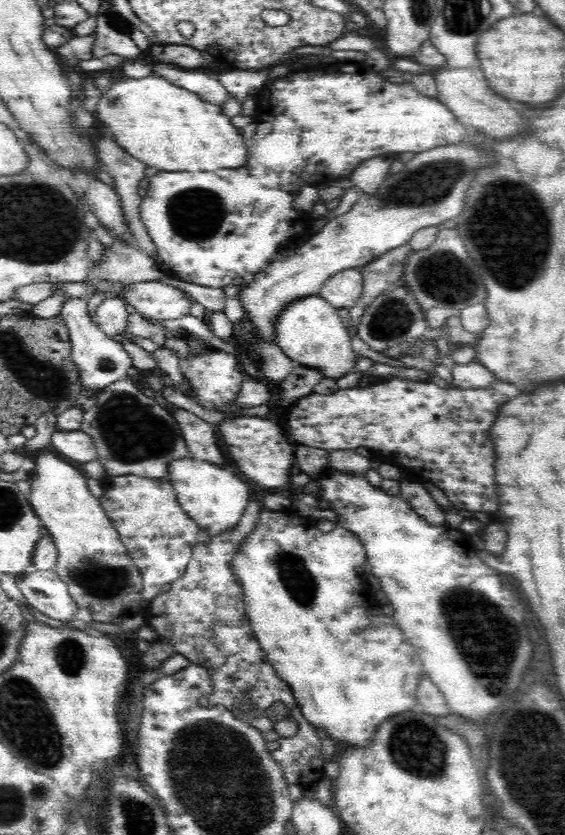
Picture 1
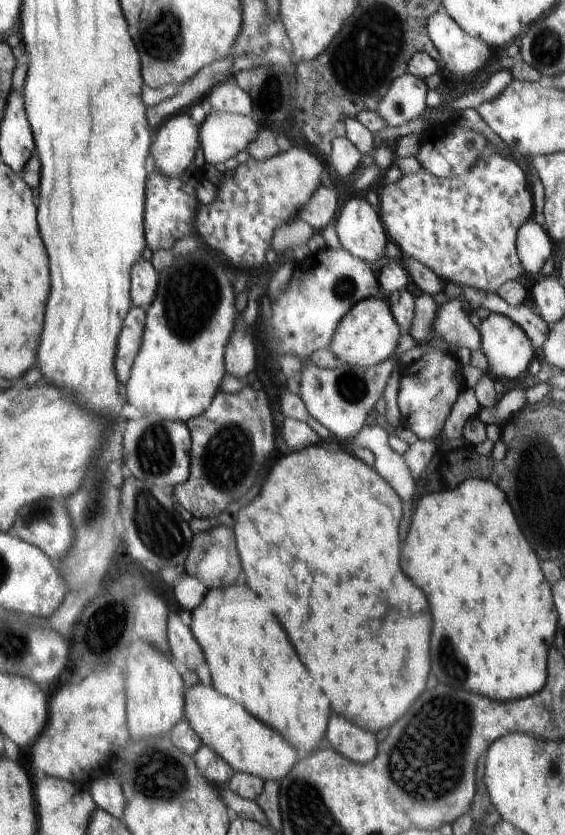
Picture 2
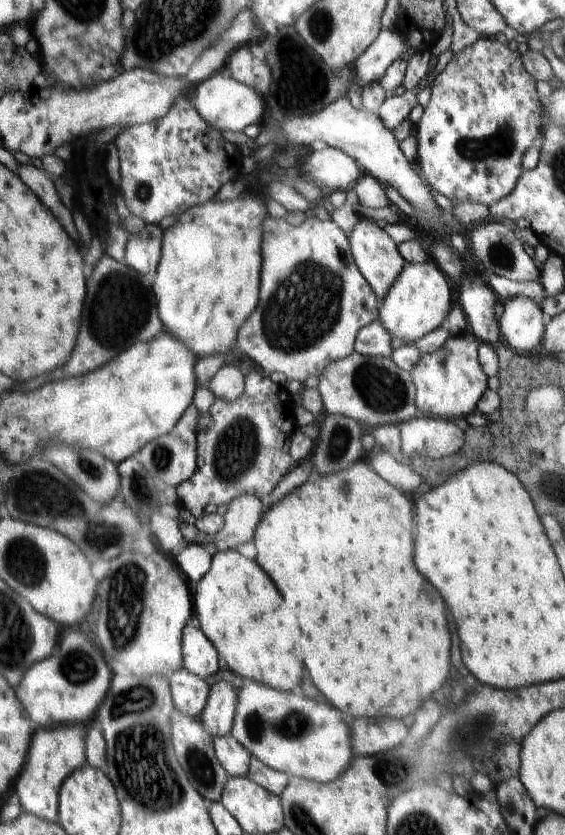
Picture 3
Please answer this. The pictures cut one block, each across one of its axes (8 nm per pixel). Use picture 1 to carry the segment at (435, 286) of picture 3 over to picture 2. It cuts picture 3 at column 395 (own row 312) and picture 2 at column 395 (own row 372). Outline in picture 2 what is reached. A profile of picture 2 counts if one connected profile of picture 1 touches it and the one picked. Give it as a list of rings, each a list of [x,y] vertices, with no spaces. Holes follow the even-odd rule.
[[[383,295],[358,301],[350,308],[338,323],[335,335],[327,348],[341,363],[372,368],[394,354],[401,335]]]

